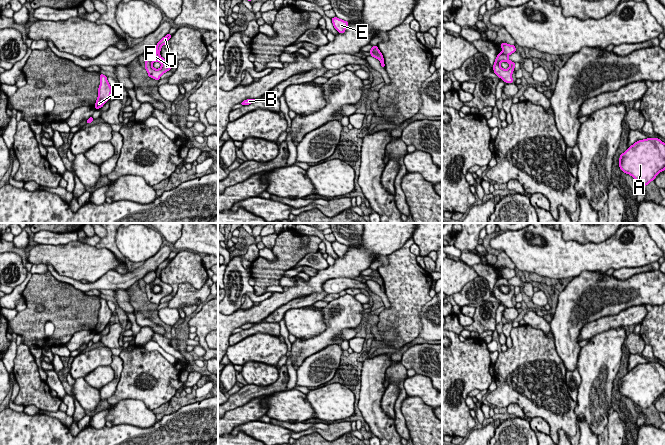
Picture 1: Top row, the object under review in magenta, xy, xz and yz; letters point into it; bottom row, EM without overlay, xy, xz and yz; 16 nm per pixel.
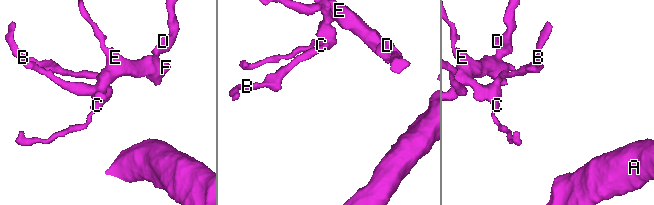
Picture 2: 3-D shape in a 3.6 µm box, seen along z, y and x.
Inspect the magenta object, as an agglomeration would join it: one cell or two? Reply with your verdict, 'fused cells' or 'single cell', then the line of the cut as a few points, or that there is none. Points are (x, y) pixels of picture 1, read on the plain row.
fused cells; cut yz (501, 276), (507, 280)

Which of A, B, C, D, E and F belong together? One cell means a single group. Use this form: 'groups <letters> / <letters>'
groups A D / B C E F

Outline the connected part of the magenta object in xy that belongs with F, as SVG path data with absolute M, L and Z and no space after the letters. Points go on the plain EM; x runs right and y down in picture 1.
M155 278L151 283L146 283L145 293L147 294L148 300L159 305L162 298L172 292L172 287L160 280Z

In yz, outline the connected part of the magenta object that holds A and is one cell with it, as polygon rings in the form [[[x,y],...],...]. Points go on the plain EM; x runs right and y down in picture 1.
[[[657,361],[637,365],[620,379],[619,391],[646,410],[665,394],[665,367]]]

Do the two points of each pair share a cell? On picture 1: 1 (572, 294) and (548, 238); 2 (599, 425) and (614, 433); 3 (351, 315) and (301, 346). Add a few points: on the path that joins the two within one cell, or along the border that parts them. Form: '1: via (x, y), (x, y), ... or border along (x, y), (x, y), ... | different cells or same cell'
1: border along (596, 271), (582, 271), (573, 277) | different cells
2: border along (611, 411), (606, 425) | different cells
3: via (339, 323), (321, 341), (313, 345) | same cell

